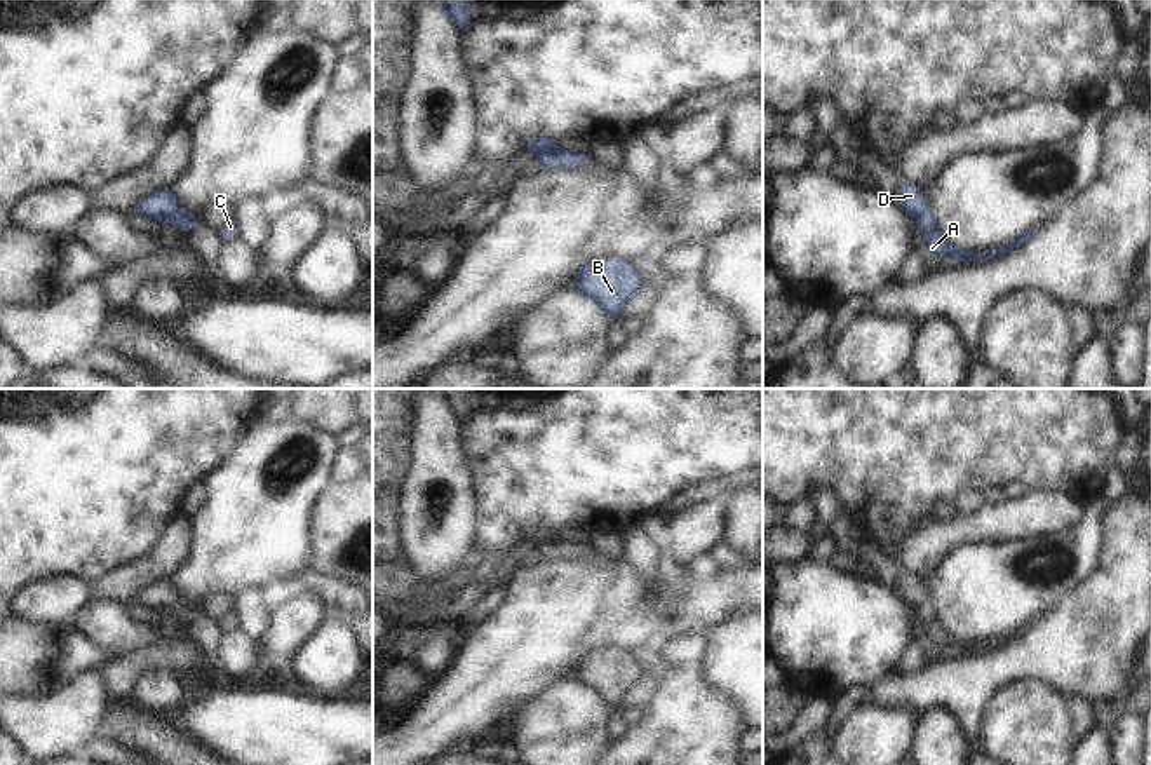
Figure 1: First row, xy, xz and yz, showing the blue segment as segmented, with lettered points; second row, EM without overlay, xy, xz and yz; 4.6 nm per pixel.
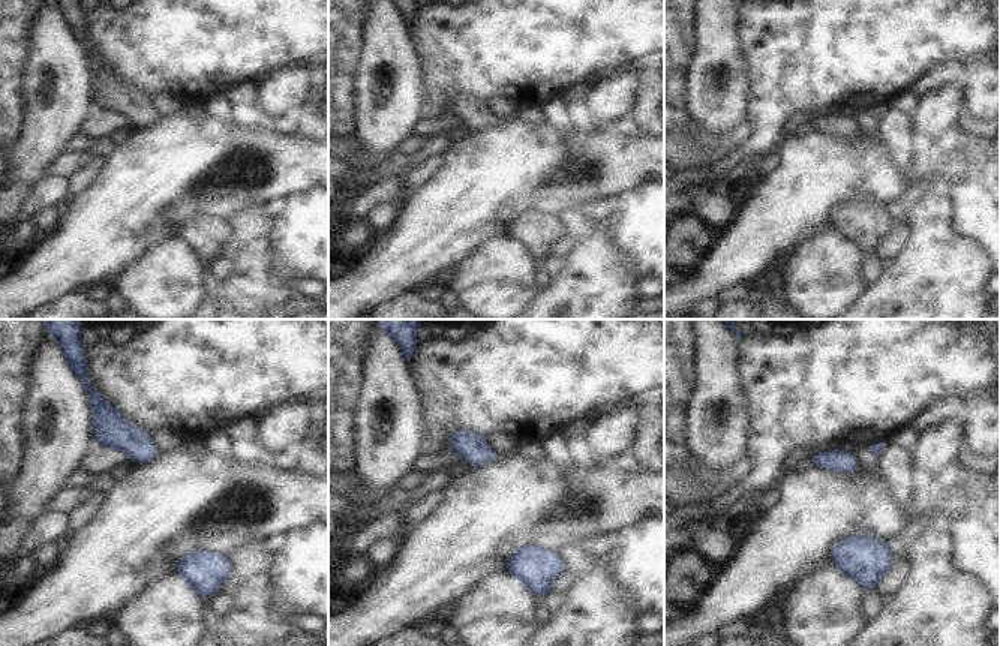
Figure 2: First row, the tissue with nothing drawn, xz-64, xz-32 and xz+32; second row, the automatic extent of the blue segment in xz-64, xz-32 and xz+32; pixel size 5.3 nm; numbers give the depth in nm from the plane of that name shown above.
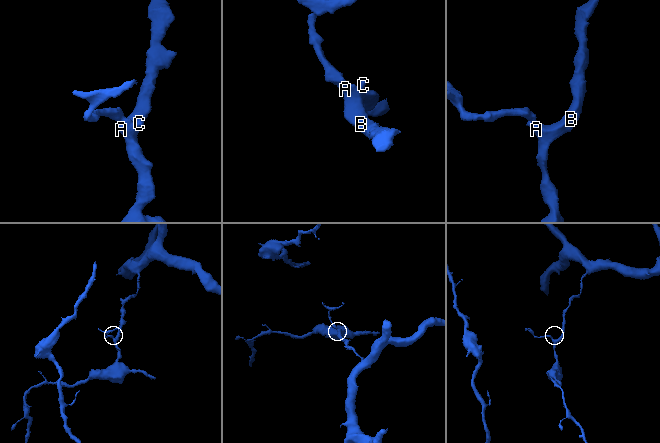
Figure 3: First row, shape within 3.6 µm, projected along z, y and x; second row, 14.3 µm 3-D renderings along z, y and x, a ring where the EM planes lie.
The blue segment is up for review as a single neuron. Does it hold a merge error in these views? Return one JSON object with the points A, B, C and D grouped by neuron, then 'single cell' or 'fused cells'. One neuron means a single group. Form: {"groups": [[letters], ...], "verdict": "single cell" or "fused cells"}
{"groups": [["A", "B", "C", "D"]], "verdict": "single cell"}

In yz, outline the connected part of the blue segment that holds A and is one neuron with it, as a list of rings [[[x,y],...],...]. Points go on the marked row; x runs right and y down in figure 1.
[[[900,176],[900,202],[904,206],[904,211],[914,218],[919,225],[919,230],[925,235],[925,251],[926,256],[952,256],[965,263],[975,261],[975,260],[987,260],[994,258],[998,254],[1006,254],[1015,247],[1024,246],[1034,232],[1024,232],[1022,235],[1012,239],[1005,246],[994,251],[986,253],[968,253],[959,247],[952,247],[946,242],[944,235],[940,234],[930,207],[926,204],[926,199],[923,197],[921,188],[911,185],[905,178]]]

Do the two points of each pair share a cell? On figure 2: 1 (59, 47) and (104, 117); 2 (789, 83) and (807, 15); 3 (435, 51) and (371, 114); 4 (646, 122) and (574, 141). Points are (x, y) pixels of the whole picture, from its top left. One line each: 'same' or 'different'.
1: different
2: same
3: different
4: different

